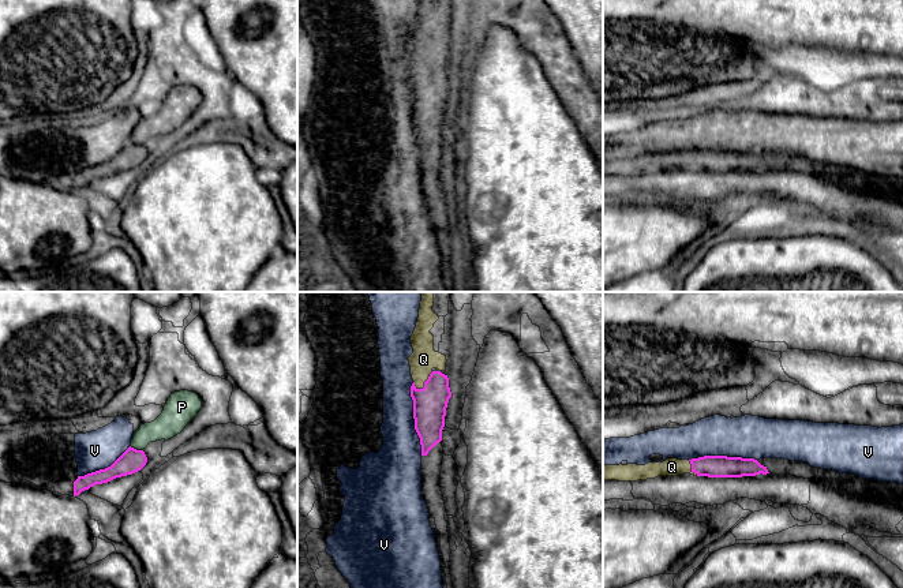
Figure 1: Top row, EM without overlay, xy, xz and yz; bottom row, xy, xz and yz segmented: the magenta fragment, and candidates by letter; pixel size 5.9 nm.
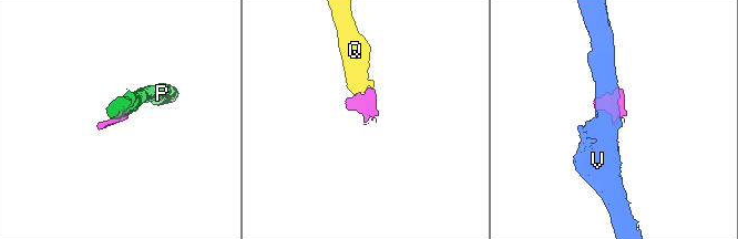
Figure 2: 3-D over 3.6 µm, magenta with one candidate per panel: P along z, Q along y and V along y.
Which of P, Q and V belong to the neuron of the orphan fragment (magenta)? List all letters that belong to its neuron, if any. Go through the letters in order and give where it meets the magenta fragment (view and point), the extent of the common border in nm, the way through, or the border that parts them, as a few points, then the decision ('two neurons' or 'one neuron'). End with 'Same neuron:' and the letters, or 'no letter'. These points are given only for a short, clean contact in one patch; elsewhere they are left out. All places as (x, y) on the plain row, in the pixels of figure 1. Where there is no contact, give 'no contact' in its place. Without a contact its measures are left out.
P: contact xy (135, 143); length 80 nm; border xy (130, 141), (142, 145); two neurons
Q: contact xz (424, 78); length 150 nm; way xz (430, 97), (430, 83), (424, 78), (423, 53); one neuron
V: contact xz (413, 112); length 440 nm; two neurons
Same neuron: Q

